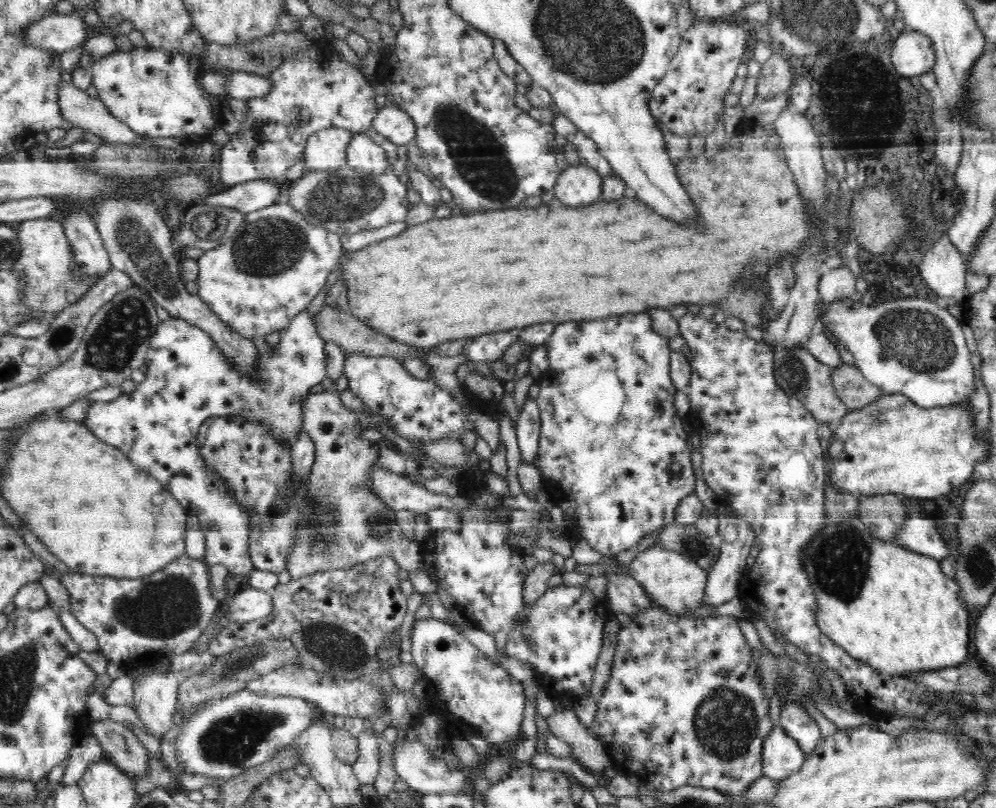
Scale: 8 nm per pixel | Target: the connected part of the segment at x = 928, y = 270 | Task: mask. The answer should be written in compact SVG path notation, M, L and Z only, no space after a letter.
M945 232L928 250L918 270L926 286L938 297L952 296L964 306L971 296L965 285L966 267L967 262Z

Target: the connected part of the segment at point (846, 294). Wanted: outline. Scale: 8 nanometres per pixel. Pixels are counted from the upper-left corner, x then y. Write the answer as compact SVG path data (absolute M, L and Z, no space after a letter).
M848 268L825 270L819 278L819 293L823 305L830 306L832 302L850 299L856 291L856 277Z

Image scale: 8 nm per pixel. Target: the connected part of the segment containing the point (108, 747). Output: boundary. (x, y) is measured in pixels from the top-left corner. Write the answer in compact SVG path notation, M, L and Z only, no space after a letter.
M111 719L92 722L88 735L100 741L107 758L125 774L134 778L148 772L148 750L122 723Z

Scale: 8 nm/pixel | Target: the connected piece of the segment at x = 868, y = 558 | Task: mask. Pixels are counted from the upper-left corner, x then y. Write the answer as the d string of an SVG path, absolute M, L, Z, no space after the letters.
M828 524L802 549L804 554L800 565L806 571L818 603L816 624L822 634L841 646L856 661L871 666L884 677L906 679L912 672L944 670L950 666L960 666L968 660L970 615L960 599L960 586L942 572L935 558L910 552L895 541L876 540L868 532L864 536L854 532L847 547L846 524Z

